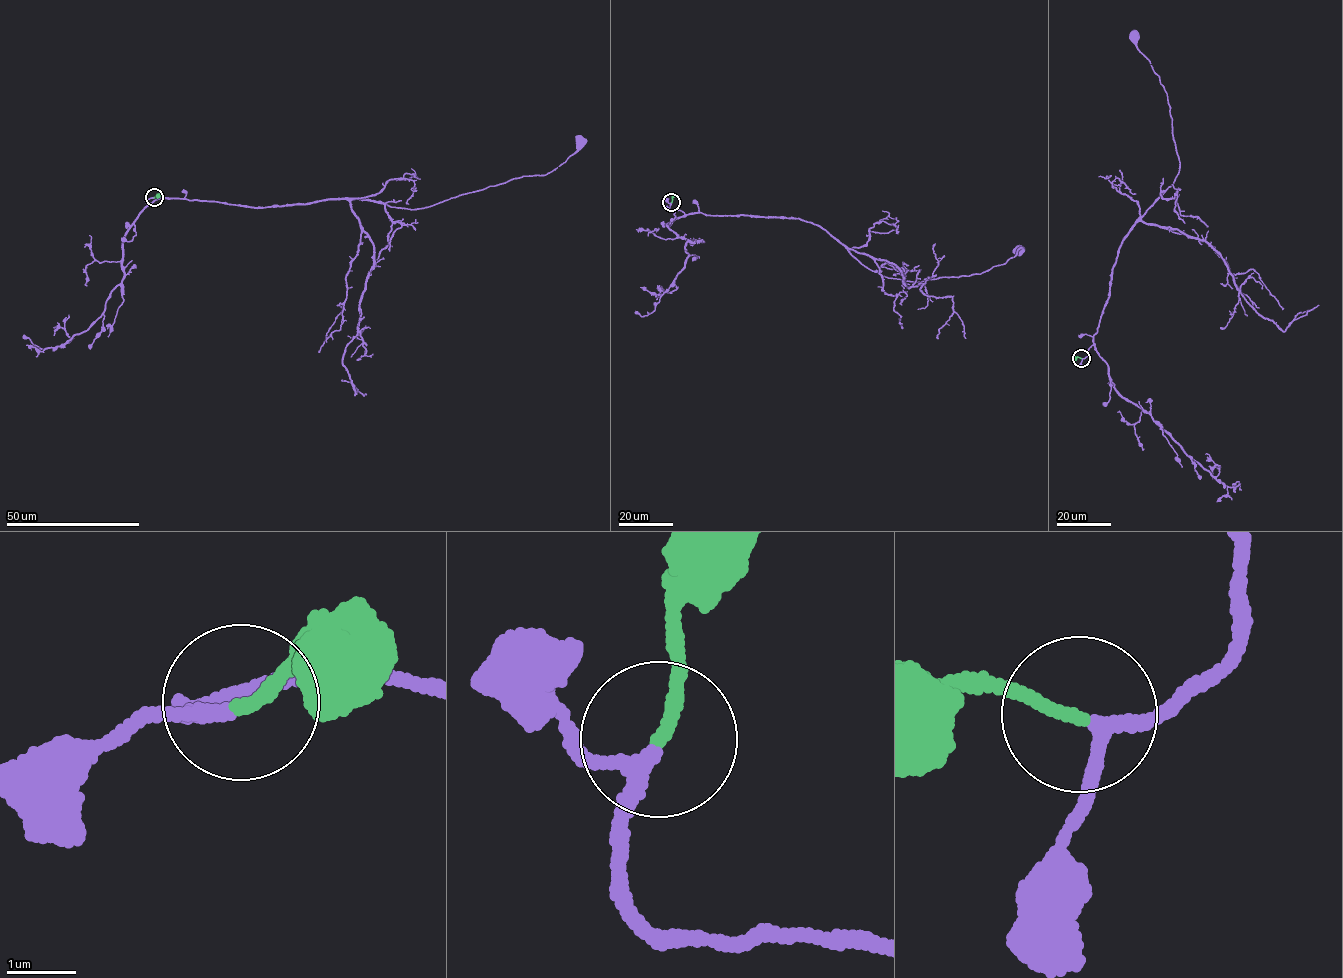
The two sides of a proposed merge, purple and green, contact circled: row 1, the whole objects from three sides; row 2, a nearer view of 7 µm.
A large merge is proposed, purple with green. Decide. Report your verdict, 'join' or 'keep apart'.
join

